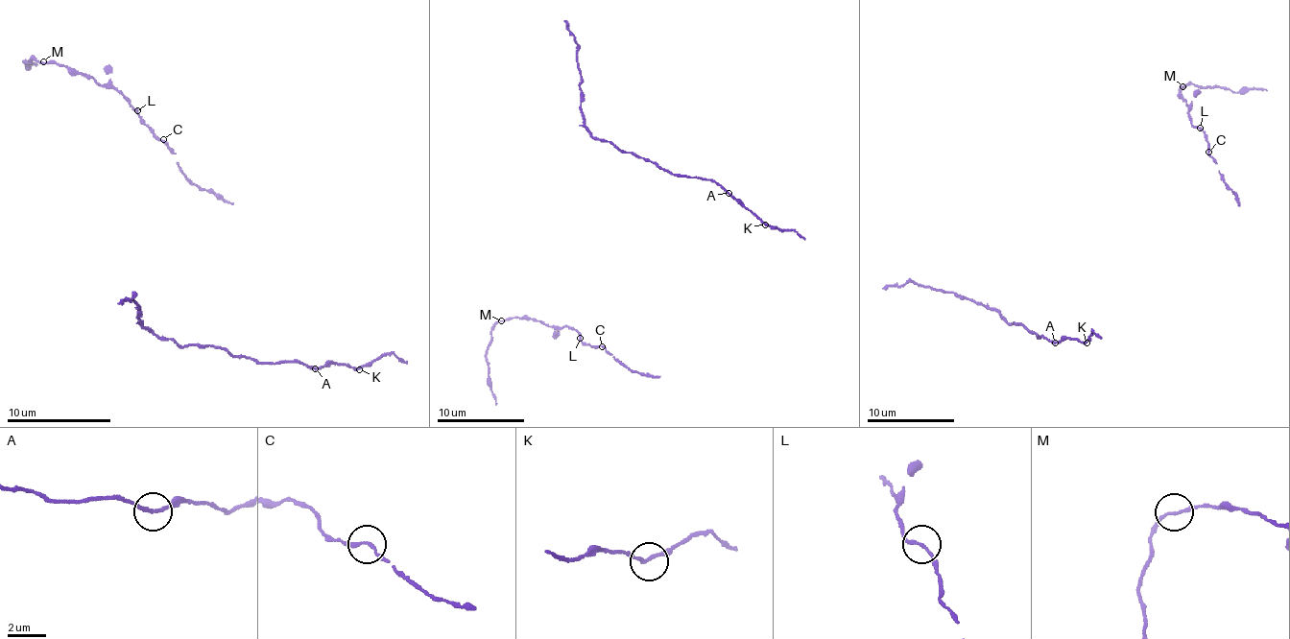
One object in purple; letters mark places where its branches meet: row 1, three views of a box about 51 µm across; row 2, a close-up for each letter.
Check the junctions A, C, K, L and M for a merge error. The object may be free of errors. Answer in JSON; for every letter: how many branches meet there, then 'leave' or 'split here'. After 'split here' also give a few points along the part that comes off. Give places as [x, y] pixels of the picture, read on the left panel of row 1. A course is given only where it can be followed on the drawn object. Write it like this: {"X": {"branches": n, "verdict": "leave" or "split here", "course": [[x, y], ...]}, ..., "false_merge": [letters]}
{"A": {"branches": 2, "verdict": "split here", "course": [[315, 369], [291, 362], [231, 356], [223, 348], [179, 345], [147, 330], [137, 317], [134, 296], [119, 304]]}, "C": {"branches": 2, "verdict": "leave"}, "K": {"branches": 2, "verdict": "leave"}, "L": {"branches": 2, "verdict": "leave"}, "M": {"branches": 2, "verdict": "leave"}, "false_merge": ["A"]}

